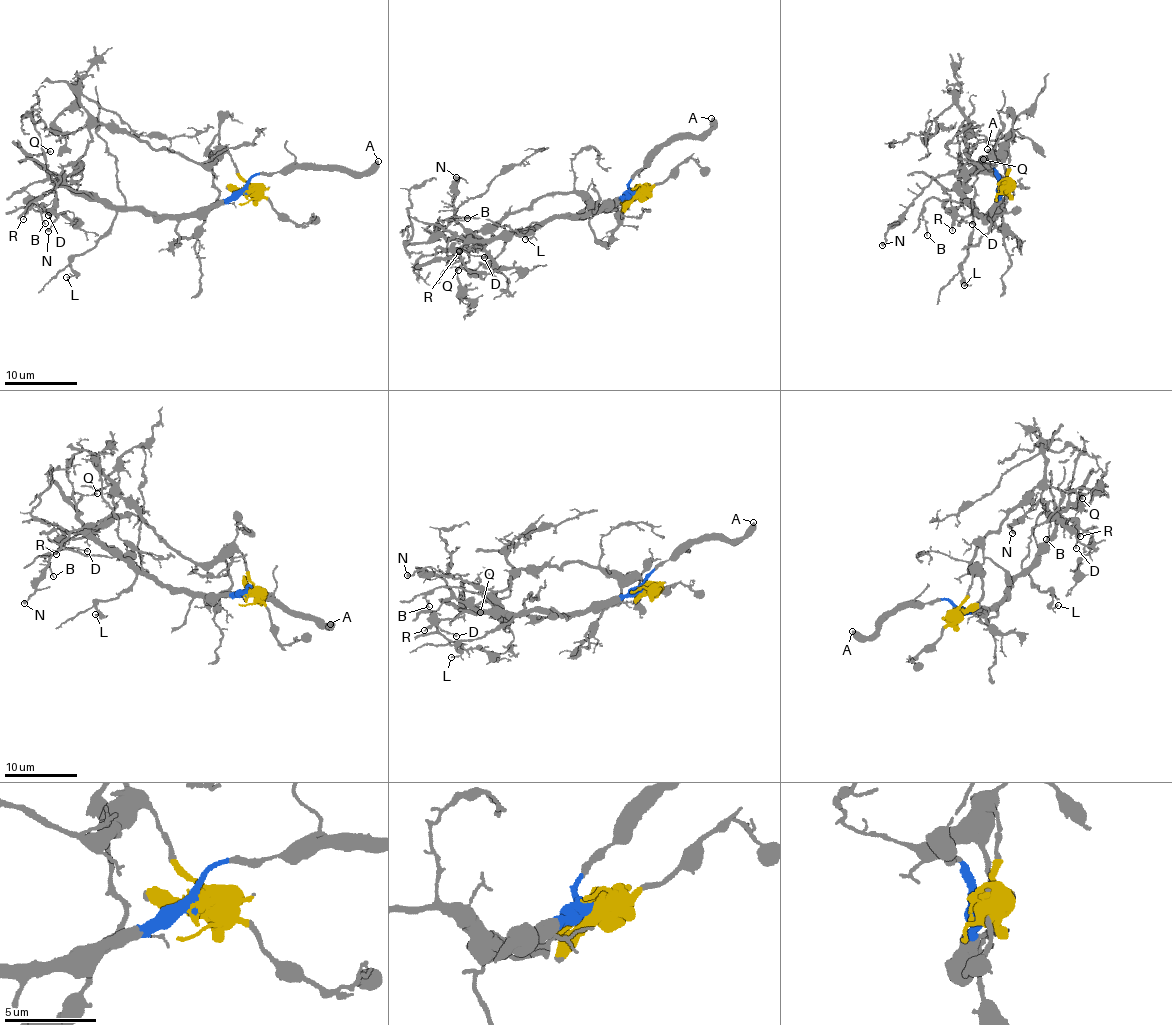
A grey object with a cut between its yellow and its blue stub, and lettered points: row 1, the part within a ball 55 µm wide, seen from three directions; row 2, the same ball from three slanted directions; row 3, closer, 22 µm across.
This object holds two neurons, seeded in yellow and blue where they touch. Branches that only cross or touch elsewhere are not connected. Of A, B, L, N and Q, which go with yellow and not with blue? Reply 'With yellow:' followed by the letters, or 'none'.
With yellow: N

